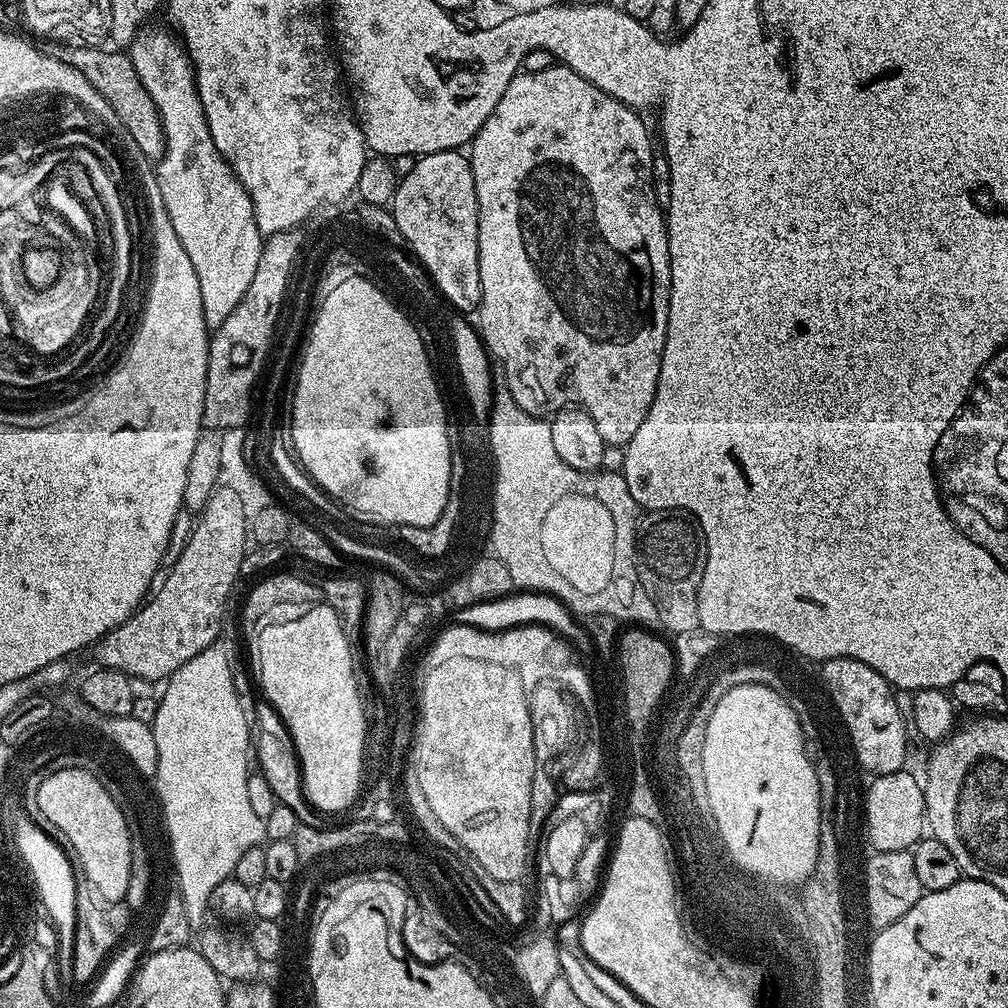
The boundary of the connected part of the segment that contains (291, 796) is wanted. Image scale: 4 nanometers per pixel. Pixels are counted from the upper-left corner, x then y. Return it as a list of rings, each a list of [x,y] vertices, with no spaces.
[[[260,702],[255,712],[252,712],[250,736],[254,741],[254,764],[258,767],[258,775],[266,778],[270,790],[274,790],[279,803],[290,806],[294,810],[300,824],[316,828],[331,828],[343,825],[346,820],[344,812],[325,810],[323,806],[314,806],[304,795],[304,771],[300,768],[300,756],[292,745],[292,735],[282,722],[280,715],[273,710],[272,705]]]

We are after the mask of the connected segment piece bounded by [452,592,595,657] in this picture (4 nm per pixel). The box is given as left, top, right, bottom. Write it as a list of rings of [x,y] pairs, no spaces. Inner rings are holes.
[[[512,592],[502,599],[462,606],[462,609],[452,618],[455,623],[480,628],[484,631],[504,631],[508,628],[525,626],[547,627],[568,640],[581,657],[595,651],[587,629],[574,620],[576,618],[573,613],[563,603],[557,600],[555,596],[549,596],[548,593]]]

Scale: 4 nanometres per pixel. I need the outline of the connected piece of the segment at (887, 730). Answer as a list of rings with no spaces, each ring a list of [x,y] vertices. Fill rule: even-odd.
[[[850,658],[827,661],[822,673],[832,684],[832,692],[838,697],[840,709],[847,714],[848,725],[854,730],[863,771],[876,776],[901,771],[905,767],[904,759],[908,756],[909,729],[895,705],[892,685],[886,683],[882,674],[870,666]]]

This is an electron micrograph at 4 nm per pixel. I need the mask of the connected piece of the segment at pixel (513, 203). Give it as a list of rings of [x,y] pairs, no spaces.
[[[556,62],[551,68],[537,73],[521,71],[517,74],[510,82],[510,86],[506,86],[506,94],[498,98],[498,106],[492,108],[490,118],[486,118],[486,122],[470,142],[470,163],[474,174],[474,190],[478,198],[478,331],[484,341],[484,347],[490,353],[491,359],[503,366],[510,394],[523,412],[531,416],[548,418],[564,408],[582,408],[590,414],[590,418],[594,418],[594,426],[598,426],[598,434],[602,434],[604,443],[608,446],[626,446],[630,438],[638,434],[638,426],[642,426],[654,402],[670,310],[668,225],[665,213],[660,209],[660,203],[654,198],[654,145],[640,116],[643,115],[637,109],[626,107],[622,102],[618,102],[618,98],[598,90],[598,86]]]

